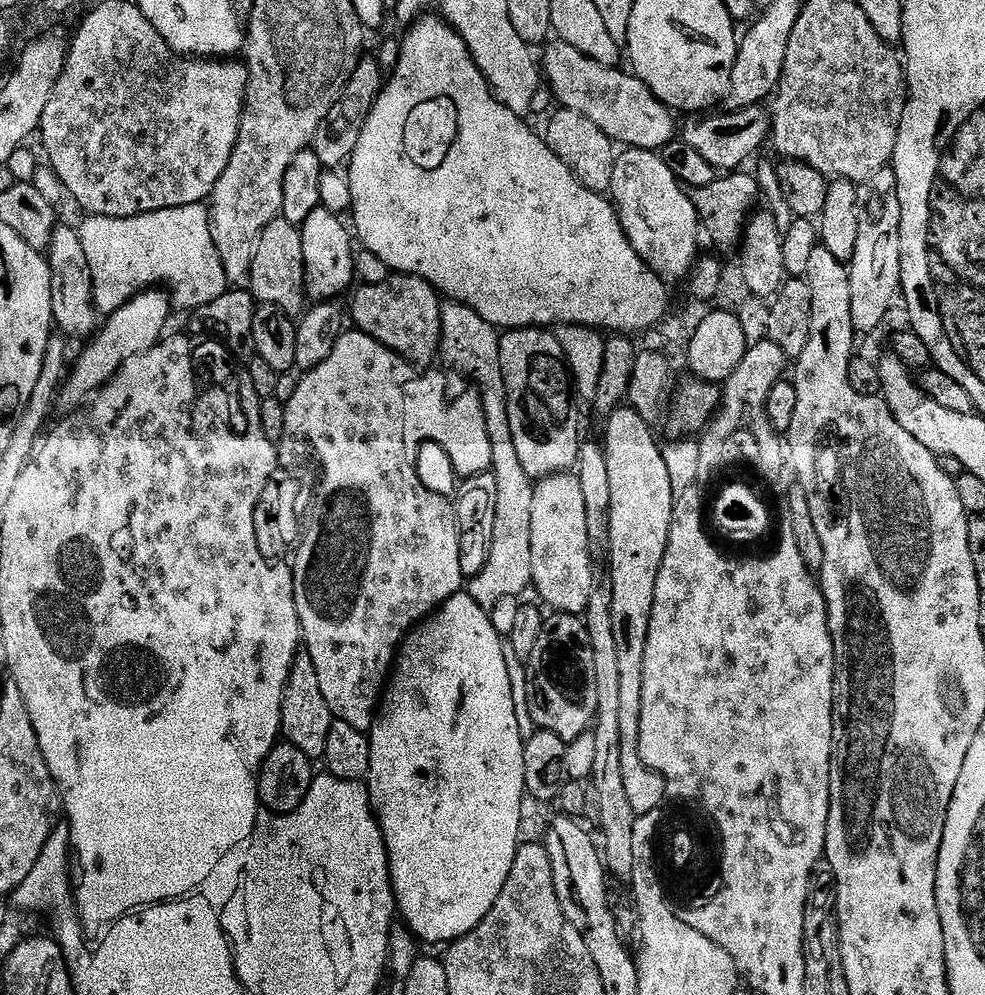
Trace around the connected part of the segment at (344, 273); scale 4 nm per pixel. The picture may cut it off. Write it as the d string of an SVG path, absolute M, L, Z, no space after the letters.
M319 207L313 210L302 225L304 286L307 295L316 302L335 301L338 298L336 296L342 295L344 291L347 293L354 284L352 279L353 237L350 235L349 225L347 223L344 225L340 220L342 219L339 215Z

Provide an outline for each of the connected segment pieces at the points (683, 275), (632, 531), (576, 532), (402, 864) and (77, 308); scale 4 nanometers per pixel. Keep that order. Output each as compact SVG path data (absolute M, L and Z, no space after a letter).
M644 148L621 151L614 166L610 199L620 216L620 225L624 227L630 246L634 246L648 271L659 276L668 286L673 286L679 280L687 281L698 263L696 251L700 248L700 236L702 240L700 215L696 212L692 199L688 197L685 185L681 184L677 176L670 174L670 169L666 167L666 162L662 162L659 154L647 152Z
M631 406L621 407L607 417L606 451L610 466L610 542L608 559L614 590L614 646L618 646L618 690L625 710L642 706L642 666L650 614L654 606L654 586L666 554L672 525L670 477L663 461L661 445L652 437L653 429Z
M558 472L547 476L534 487L534 502L530 502L530 562L532 563L531 587L549 604L552 612L565 612L583 617L590 602L590 590L594 586L592 577L592 555L586 534L586 504L582 499L582 486L578 486L575 474Z
M467 591L455 592L433 615L417 624L404 637L390 669L378 715L372 722L368 736L368 800L372 803L377 822L380 823L382 838L388 851L392 888L396 891L396 907L402 920L404 916L405 922L408 923L409 930L428 944L447 946L453 940L461 940L463 936L473 932L484 921L486 914L490 914L494 902L498 902L498 894L502 894L506 878L510 878L516 851L522 843L520 823L524 820L524 800L526 801L526 773L523 766L526 738L518 730L518 716L514 714L514 690L510 686L510 672L506 670L504 645L505 641L498 634L498 630L494 630L494 622L485 608L478 606L478 602L474 602L474 598L468 595Z
M57 227L47 246L46 259L50 272L50 302L55 327L68 338L91 337L98 328L98 313L96 305L92 303L92 279L86 262L86 250L82 250L79 231L75 227Z

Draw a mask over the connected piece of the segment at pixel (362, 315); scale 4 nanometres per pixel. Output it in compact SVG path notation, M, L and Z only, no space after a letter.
M392 274L386 282L378 282L378 286L359 285L351 296L352 320L356 323L353 325L359 331L417 365L424 366L427 360L437 359L440 351L442 300L436 289L431 288L422 278Z

